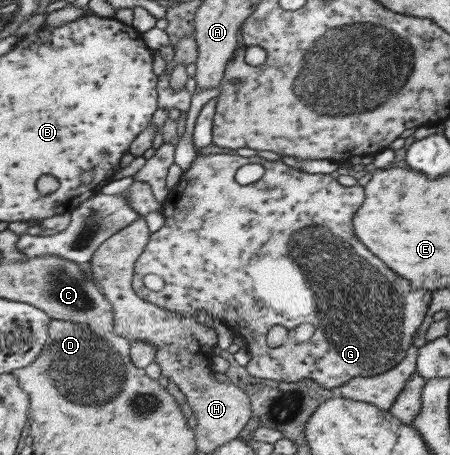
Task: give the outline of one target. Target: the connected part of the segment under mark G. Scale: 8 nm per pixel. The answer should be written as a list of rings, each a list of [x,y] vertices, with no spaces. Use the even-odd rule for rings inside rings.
[[[200,153],[196,156],[195,162],[191,164],[191,168],[187,168],[181,176],[180,182],[177,182],[173,191],[170,192],[168,198],[163,203],[162,213],[165,219],[164,225],[151,234],[151,240],[147,244],[146,251],[139,256],[137,264],[135,264],[134,284],[135,291],[139,295],[145,297],[147,301],[161,308],[173,310],[173,312],[183,313],[188,317],[196,317],[197,310],[203,309],[211,317],[219,318],[232,331],[239,331],[245,339],[247,339],[246,350],[251,355],[251,359],[246,364],[247,374],[255,378],[269,379],[275,381],[283,381],[287,383],[299,382],[305,379],[312,379],[317,382],[323,389],[331,389],[335,391],[337,386],[341,386],[343,382],[355,378],[355,376],[375,376],[382,372],[387,372],[389,368],[393,368],[406,354],[406,350],[410,347],[412,339],[421,333],[424,325],[429,317],[428,308],[431,300],[431,292],[425,288],[414,288],[407,284],[407,280],[403,280],[401,276],[395,276],[381,260],[377,260],[355,236],[353,236],[353,213],[357,210],[357,206],[363,203],[363,190],[361,185],[340,186],[329,174],[309,174],[297,167],[287,166],[287,164],[278,160],[266,160],[257,155],[243,157],[239,154],[209,154]],[[245,164],[261,164],[264,169],[263,175],[259,180],[246,185],[241,185],[235,180],[235,174],[239,172],[241,166]],[[291,248],[295,250],[303,250],[301,254],[291,254]],[[156,274],[164,281],[164,287],[159,291],[149,290],[145,286],[145,276]],[[301,323],[309,323],[313,325],[313,334],[311,338],[303,343],[303,352],[291,354],[291,356],[277,356],[275,358],[265,358],[265,350],[269,350],[266,344],[265,334],[271,326],[279,324],[287,330],[291,330]]]

